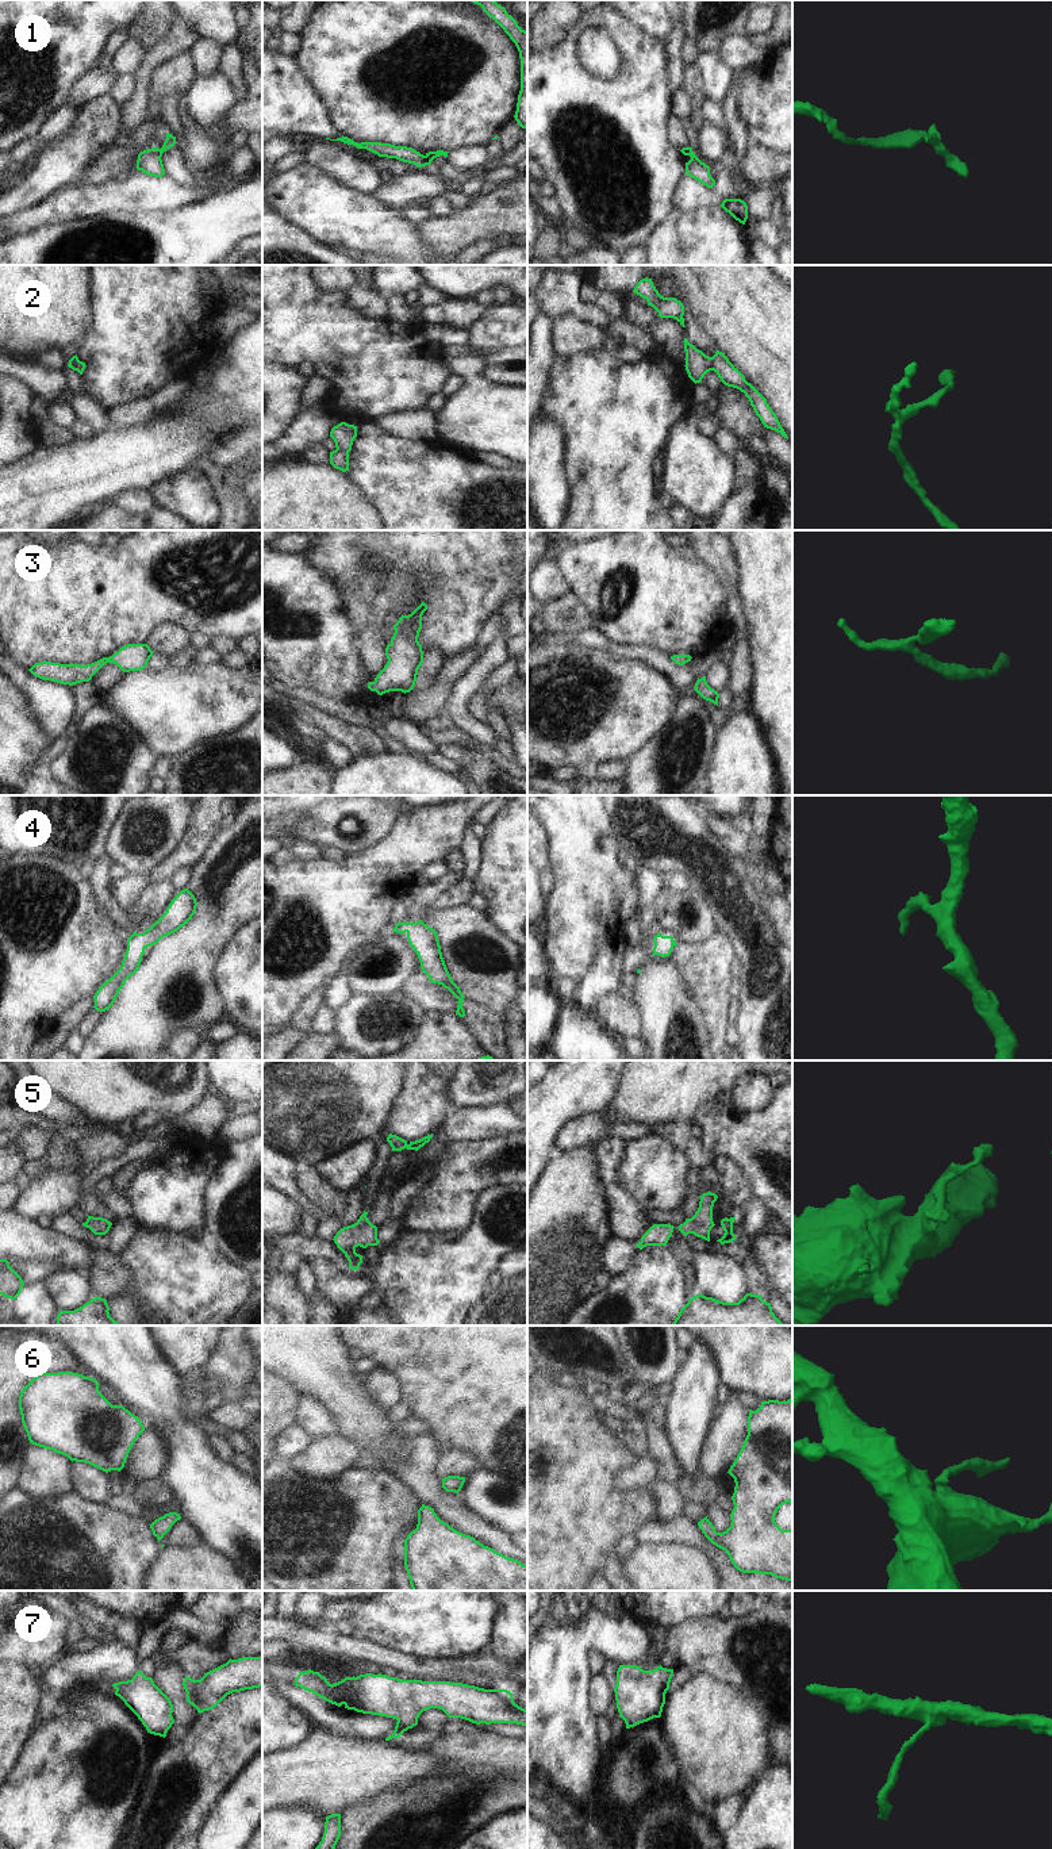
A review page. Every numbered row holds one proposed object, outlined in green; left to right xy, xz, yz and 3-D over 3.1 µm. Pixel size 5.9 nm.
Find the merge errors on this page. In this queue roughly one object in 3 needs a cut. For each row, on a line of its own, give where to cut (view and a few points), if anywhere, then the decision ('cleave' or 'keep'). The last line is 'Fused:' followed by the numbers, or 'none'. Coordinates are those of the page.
1: xz (425, 156), (427, 164) | cleave
2: no cut | keep
3: no cut | keep
4: no cut | keep
5: no cut | keep
6: no cut | keep
7: no cut | keep
Fused: 1

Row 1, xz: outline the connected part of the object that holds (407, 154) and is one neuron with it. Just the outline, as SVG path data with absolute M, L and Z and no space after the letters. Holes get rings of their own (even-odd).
M343 135L341 138L330 139L330 141L341 141L343 143L353 145L357 149L366 149L366 150L377 154L379 157L396 158L396 160L403 161L403 162L414 164L418 168L427 165L426 156L421 154L419 151L416 151L412 147L395 146L391 143L381 143L381 142L357 143L353 139L343 137ZM326 138L326 139L330 139L330 138Z

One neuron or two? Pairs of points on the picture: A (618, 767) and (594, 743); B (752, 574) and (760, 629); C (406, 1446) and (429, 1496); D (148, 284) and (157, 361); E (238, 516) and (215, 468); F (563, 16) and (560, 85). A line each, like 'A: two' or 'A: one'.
A: two
B: one
C: one
D: one
E: one
F: two

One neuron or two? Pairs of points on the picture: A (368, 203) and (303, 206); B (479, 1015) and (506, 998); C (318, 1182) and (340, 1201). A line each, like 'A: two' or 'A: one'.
A: one
B: two
C: one

